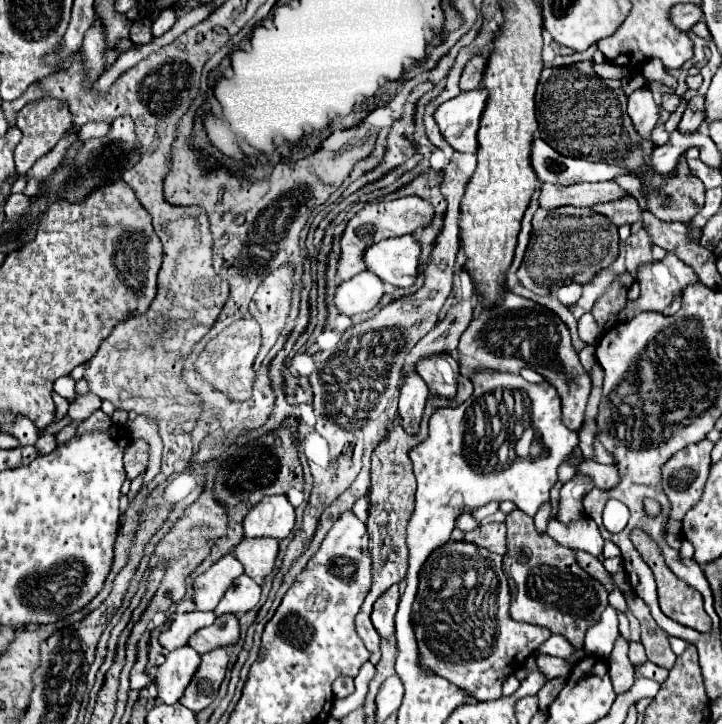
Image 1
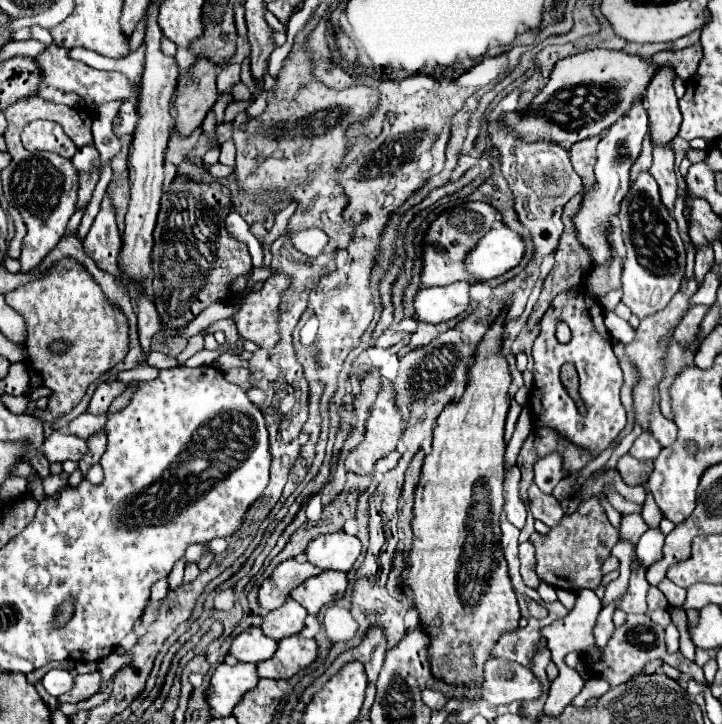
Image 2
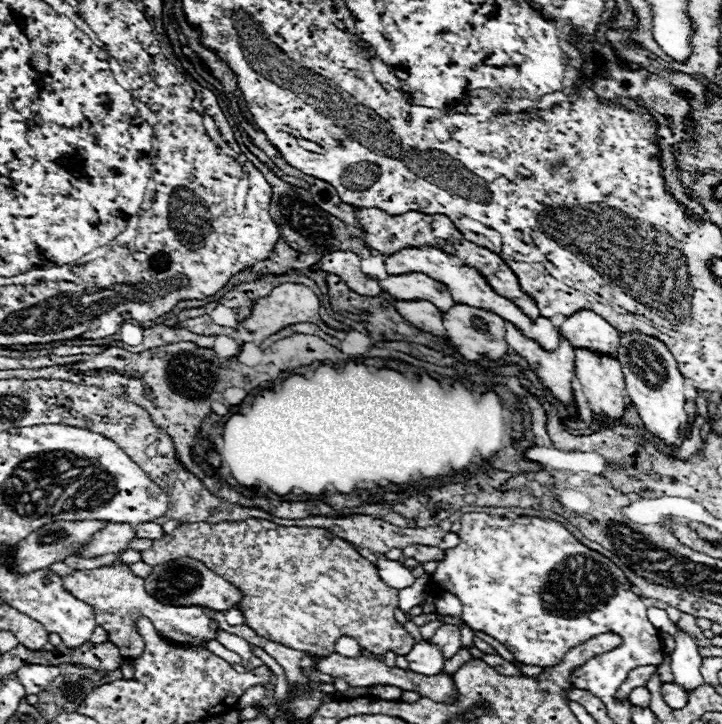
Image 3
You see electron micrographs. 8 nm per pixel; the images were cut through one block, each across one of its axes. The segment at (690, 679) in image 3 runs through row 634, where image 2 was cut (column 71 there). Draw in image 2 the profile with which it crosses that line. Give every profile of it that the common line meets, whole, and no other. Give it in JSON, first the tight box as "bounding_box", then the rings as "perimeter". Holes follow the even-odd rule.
{"bounding_box":[42,670,74,698],"perimeter":[[[50,670],[50,672],[44,676],[42,684],[44,684],[44,688],[46,688],[46,692],[48,692],[50,696],[58,698],[60,694],[66,694],[66,692],[72,690],[72,686],[74,686],[74,676],[72,676],[70,672],[66,672],[66,670]]]}

